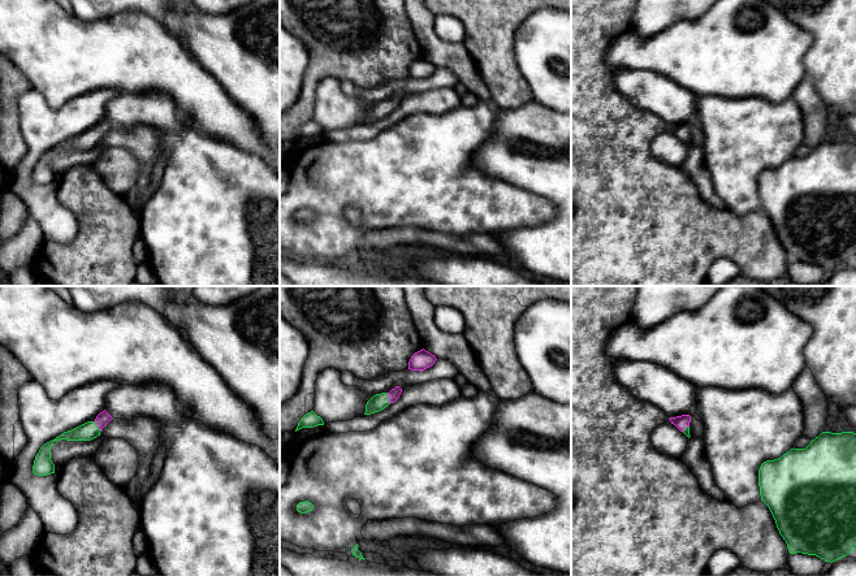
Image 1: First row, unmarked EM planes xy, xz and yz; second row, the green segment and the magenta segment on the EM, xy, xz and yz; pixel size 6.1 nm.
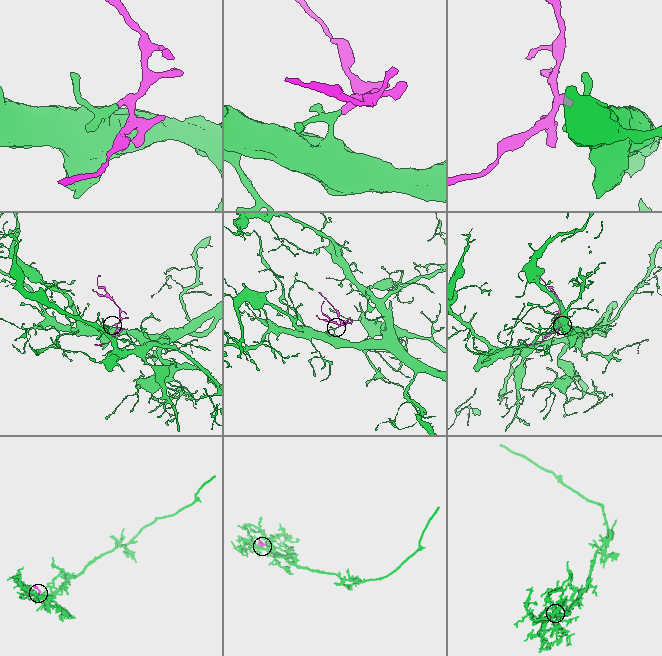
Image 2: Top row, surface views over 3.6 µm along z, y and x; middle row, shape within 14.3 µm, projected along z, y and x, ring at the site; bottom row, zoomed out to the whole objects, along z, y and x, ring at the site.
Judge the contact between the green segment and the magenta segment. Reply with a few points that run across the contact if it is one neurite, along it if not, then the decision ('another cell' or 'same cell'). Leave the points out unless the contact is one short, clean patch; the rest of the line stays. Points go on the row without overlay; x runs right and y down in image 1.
line xz (377, 111), (388, 107), (393, 103); same cell

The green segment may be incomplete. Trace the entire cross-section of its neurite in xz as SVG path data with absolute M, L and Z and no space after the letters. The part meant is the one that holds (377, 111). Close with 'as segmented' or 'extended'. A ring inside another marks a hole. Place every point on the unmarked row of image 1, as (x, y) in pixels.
M395 95L389 101L381 101L373 104L366 113L364 124L371 124L384 118L390 112L394 112L399 107L401 101L402 98L399 95Z; extended

